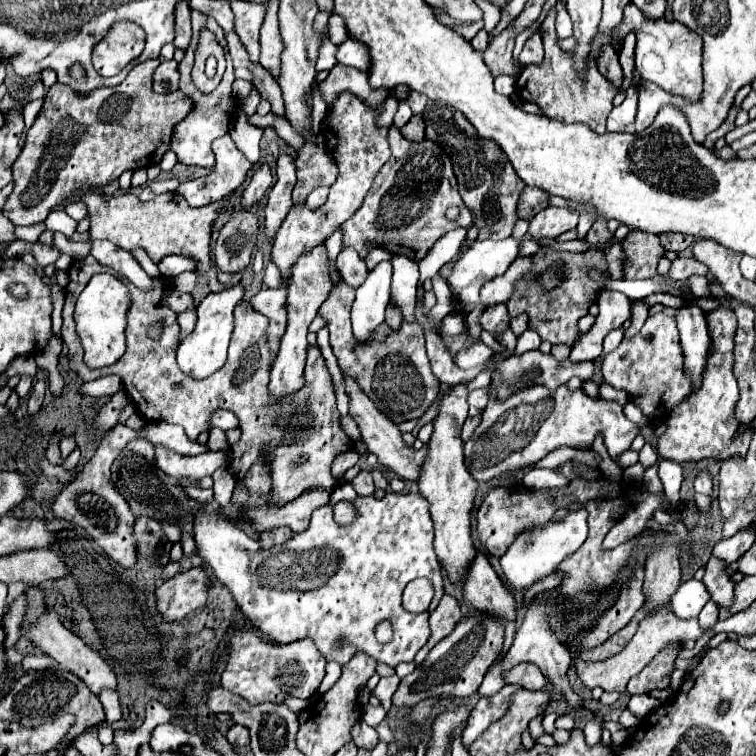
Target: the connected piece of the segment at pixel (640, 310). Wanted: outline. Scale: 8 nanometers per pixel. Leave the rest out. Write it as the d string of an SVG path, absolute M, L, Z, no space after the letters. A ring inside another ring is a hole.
M643 299L639 301L631 301L631 327L625 331L625 339L631 339L631 335L635 335L635 331L639 331L647 319L647 305Z

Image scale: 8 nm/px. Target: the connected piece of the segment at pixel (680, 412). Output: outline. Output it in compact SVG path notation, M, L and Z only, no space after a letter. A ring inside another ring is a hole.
M721 305L707 313L707 329L711 337L709 357L707 357L707 369L703 377L703 385L699 393L691 395L681 405L675 405L669 413L667 431L659 437L657 451L663 459L671 459L677 463L689 463L689 461L701 461L705 457L711 459L729 459L731 455L745 455L747 447L743 451L737 451L737 445L747 445L751 441L751 433L743 433L735 437L735 431L739 427L739 421L735 419L735 403L739 401L739 389L737 381L731 373L733 365L733 333L735 333L735 315L729 307Z

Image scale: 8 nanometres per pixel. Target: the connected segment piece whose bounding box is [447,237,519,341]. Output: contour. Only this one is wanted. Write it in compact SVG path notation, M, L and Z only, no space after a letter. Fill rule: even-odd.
M507 237L503 241L473 241L469 245L469 249L463 253L463 257L455 263L455 267L453 267L453 271L451 271L451 275L449 275L447 281L449 281L449 287L451 287L453 295L457 295L461 299L461 303L473 307L471 313L467 315L467 327L469 327L469 333L471 333L471 337L475 341L481 341L479 339L479 335L481 335L479 315L485 309L481 305L481 301L479 301L479 291L481 291L481 287L487 281L503 275L517 257L519 257L519 241L515 237Z

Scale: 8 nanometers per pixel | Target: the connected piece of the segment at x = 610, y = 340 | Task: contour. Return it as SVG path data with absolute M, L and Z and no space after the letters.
M622 327L615 329L609 333L603 342L603 352L605 354L615 350L624 338L624 330Z

